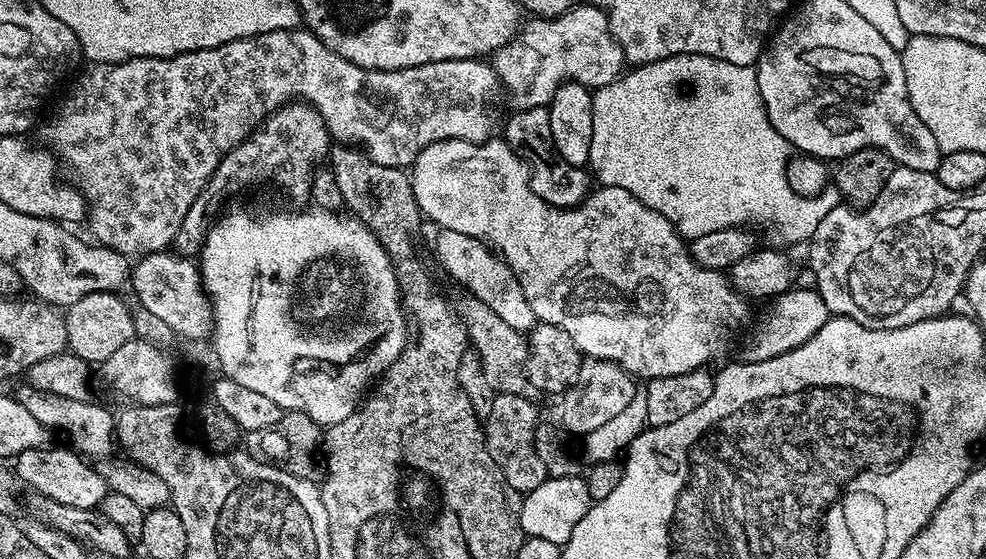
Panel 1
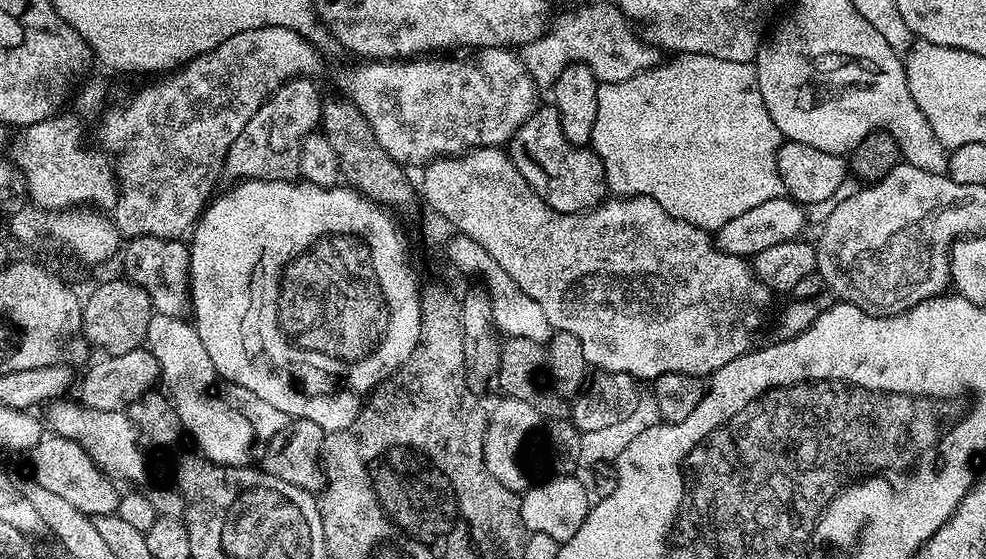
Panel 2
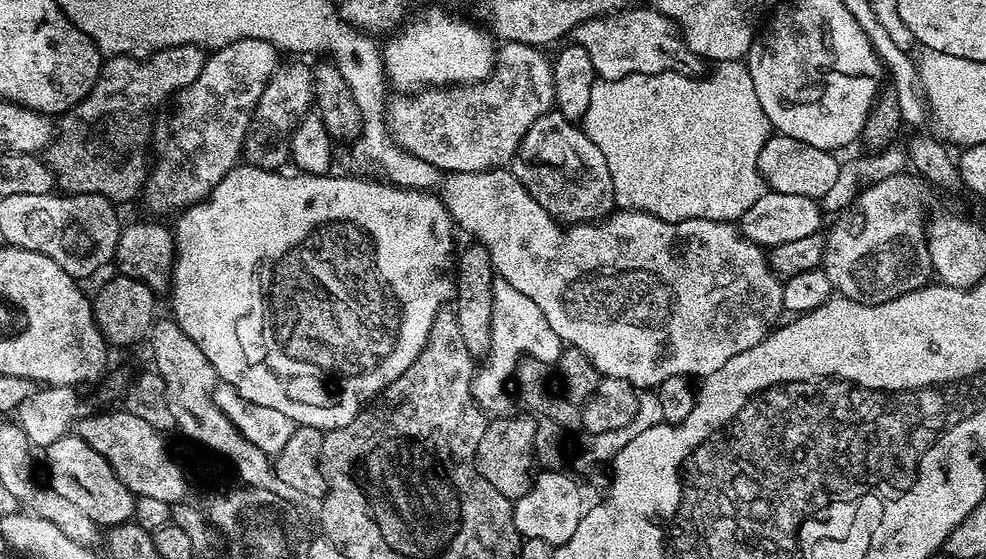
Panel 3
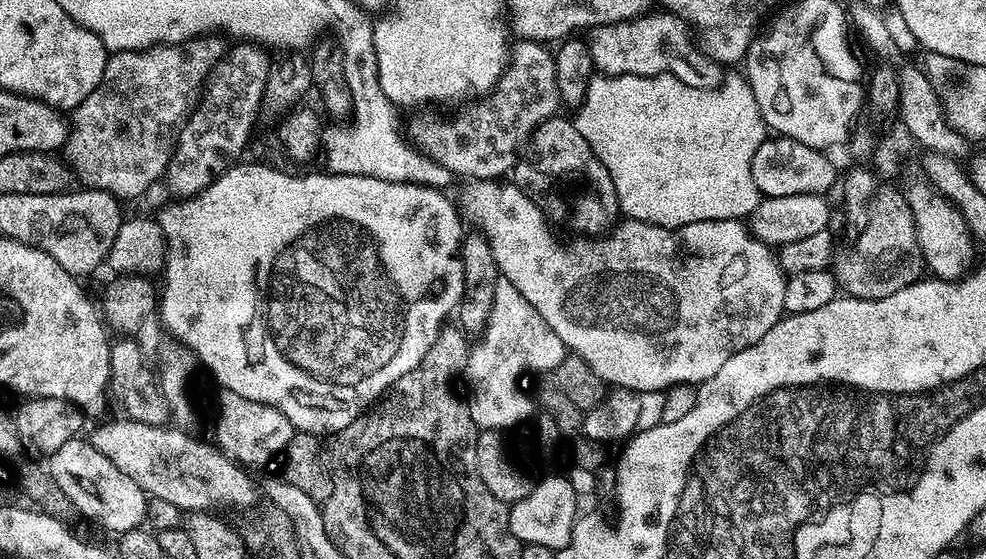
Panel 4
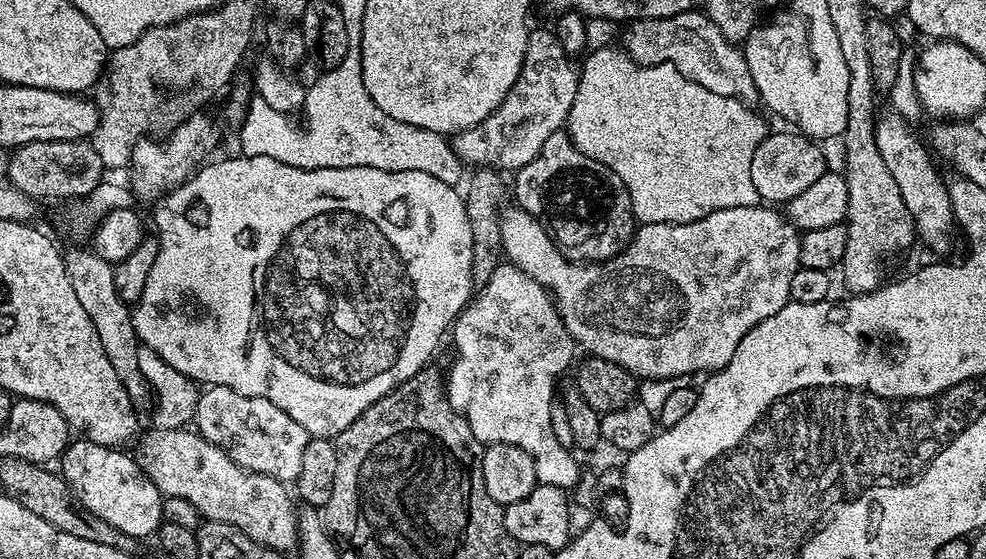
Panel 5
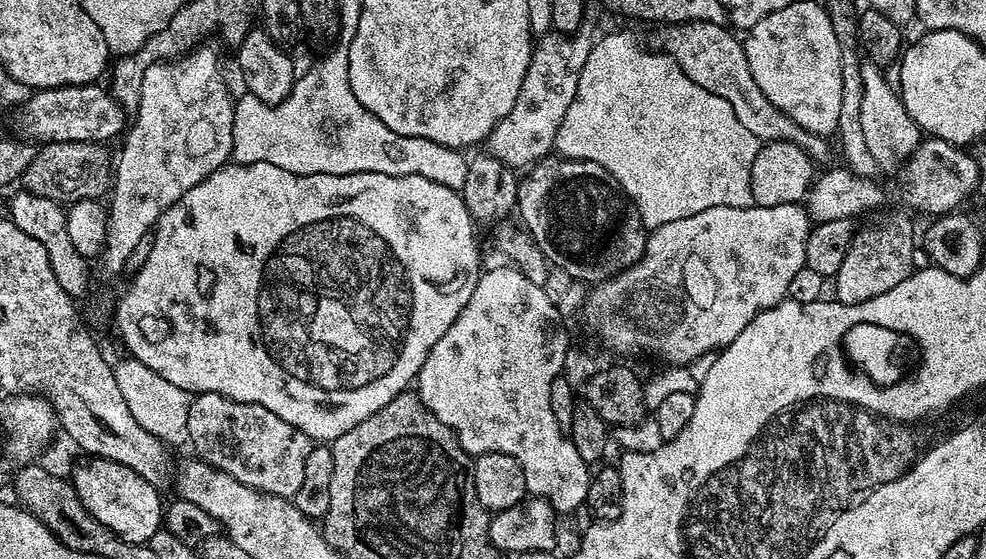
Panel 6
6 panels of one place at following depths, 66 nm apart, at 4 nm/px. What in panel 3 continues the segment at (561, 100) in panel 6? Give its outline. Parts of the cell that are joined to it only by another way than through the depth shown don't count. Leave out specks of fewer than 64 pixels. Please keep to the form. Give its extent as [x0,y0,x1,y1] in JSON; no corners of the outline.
[386,40,554,174]

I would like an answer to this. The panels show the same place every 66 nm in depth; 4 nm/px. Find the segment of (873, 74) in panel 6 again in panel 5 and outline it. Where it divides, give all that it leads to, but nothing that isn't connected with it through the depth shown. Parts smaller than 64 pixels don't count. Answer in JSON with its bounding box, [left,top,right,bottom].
[876,111,954,252]

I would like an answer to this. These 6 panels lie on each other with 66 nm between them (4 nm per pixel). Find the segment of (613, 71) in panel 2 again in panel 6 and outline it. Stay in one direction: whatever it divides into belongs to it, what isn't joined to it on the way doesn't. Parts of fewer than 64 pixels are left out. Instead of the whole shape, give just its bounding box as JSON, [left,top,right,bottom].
[659,20,829,162]

